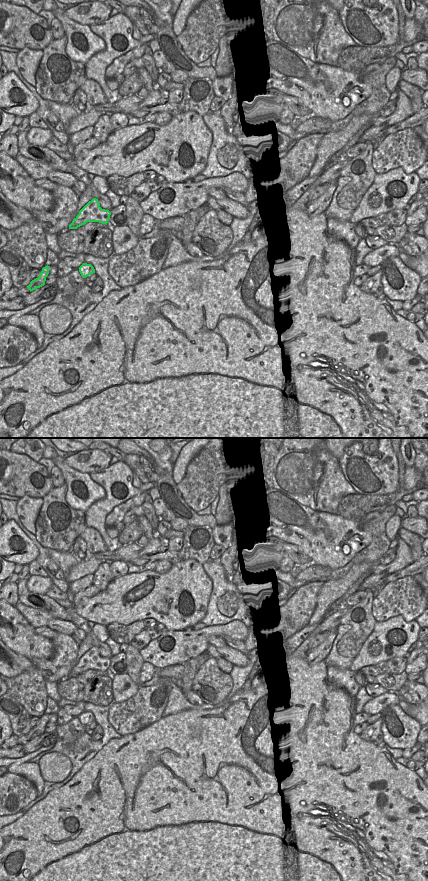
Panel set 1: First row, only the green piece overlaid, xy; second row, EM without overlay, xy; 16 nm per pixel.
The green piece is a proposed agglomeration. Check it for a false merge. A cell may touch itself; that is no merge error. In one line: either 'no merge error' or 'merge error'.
merge error

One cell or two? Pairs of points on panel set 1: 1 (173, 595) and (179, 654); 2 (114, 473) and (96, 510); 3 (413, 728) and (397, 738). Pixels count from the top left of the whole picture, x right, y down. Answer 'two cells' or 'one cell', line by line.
1: two cells
2: one cell
3: one cell

